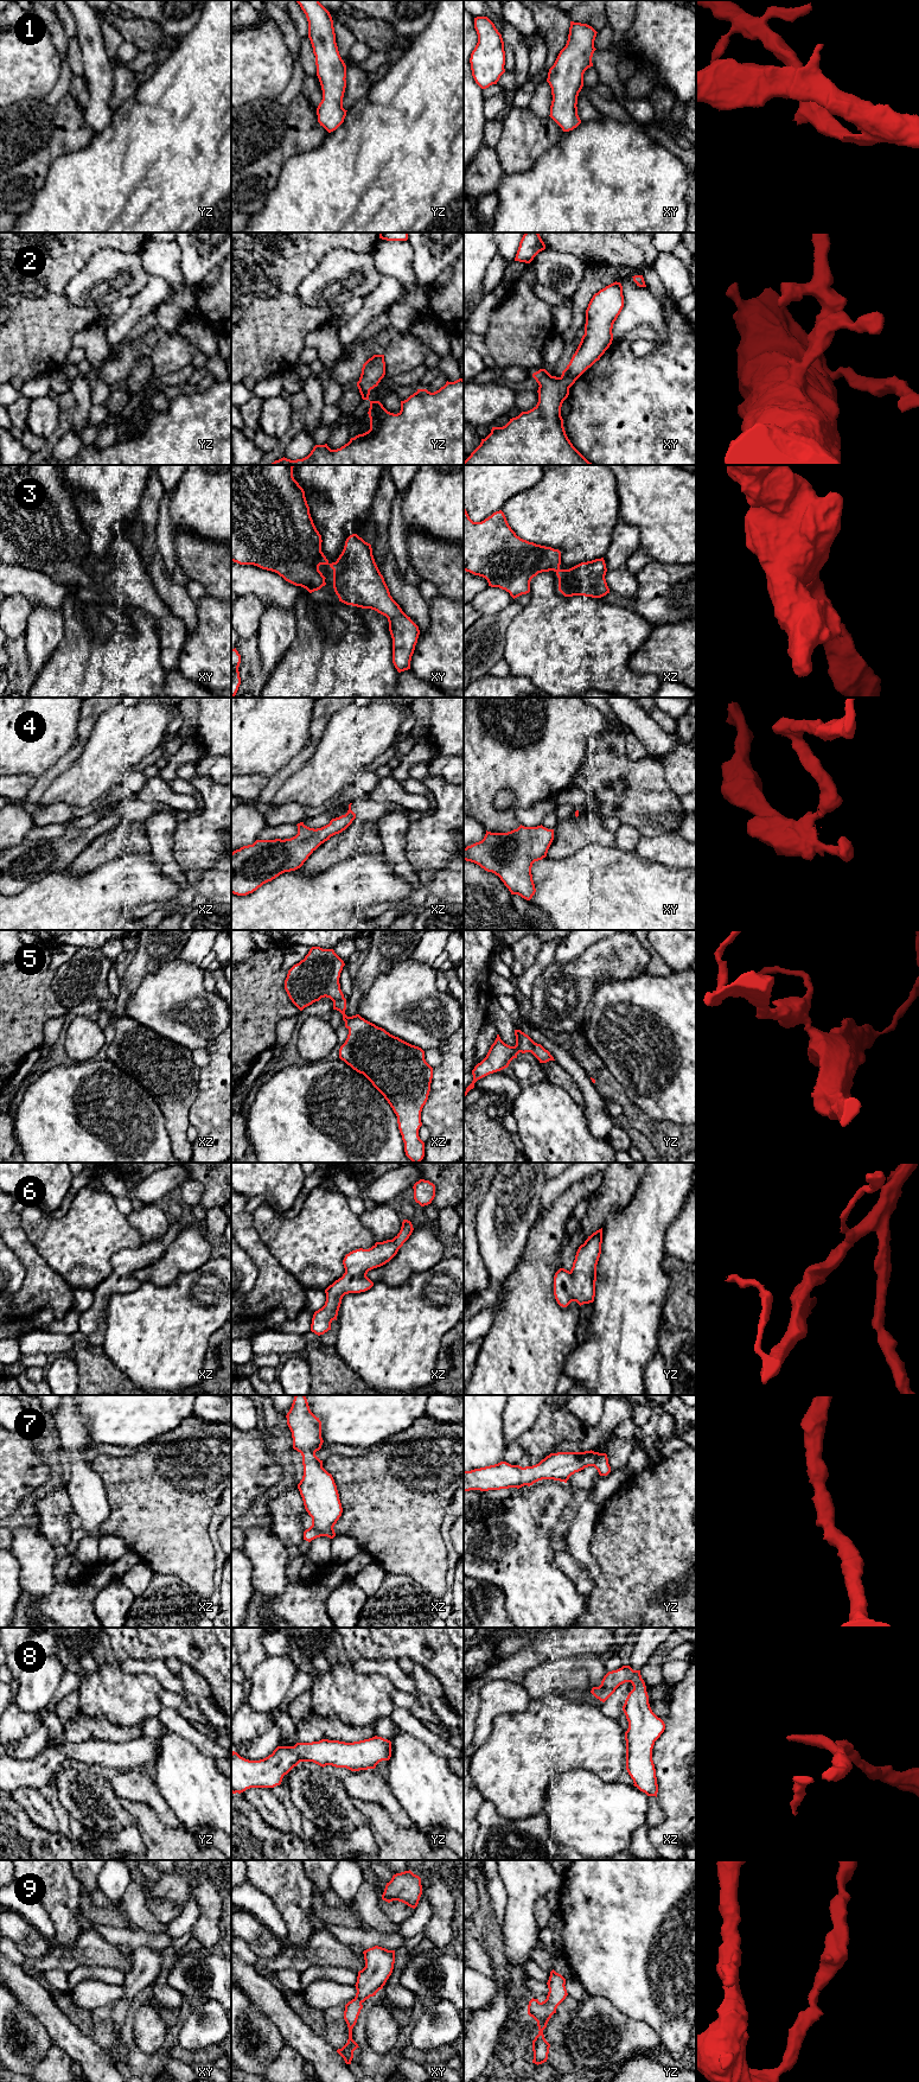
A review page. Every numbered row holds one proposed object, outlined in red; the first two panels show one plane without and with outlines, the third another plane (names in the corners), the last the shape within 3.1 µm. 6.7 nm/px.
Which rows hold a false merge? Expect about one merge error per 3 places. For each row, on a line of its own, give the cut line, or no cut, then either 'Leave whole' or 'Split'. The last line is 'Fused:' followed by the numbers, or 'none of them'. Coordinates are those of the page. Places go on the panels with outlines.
1: No split. Leave whole
2: No split. Leave whole
3: No split. Leave whole
4: No split. Leave whole
5: No split. Leave whole
6: No split. Leave whole
7: No split. Leave whole
8: No split. Leave whole
9: No split. Leave whole
Fused: none of them

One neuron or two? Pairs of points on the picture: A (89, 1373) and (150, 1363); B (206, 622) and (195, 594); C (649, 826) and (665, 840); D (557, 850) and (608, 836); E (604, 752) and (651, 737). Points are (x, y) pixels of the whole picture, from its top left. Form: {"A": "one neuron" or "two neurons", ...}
{"A": "two neurons", "B": "two neurons", "C": "two neurons", "D": "one neuron", "E": "two neurons"}

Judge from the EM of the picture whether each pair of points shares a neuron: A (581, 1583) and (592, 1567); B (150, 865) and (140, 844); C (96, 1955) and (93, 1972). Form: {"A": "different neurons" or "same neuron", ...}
{"A": "different neurons", "B": "different neurons", "C": "different neurons"}

